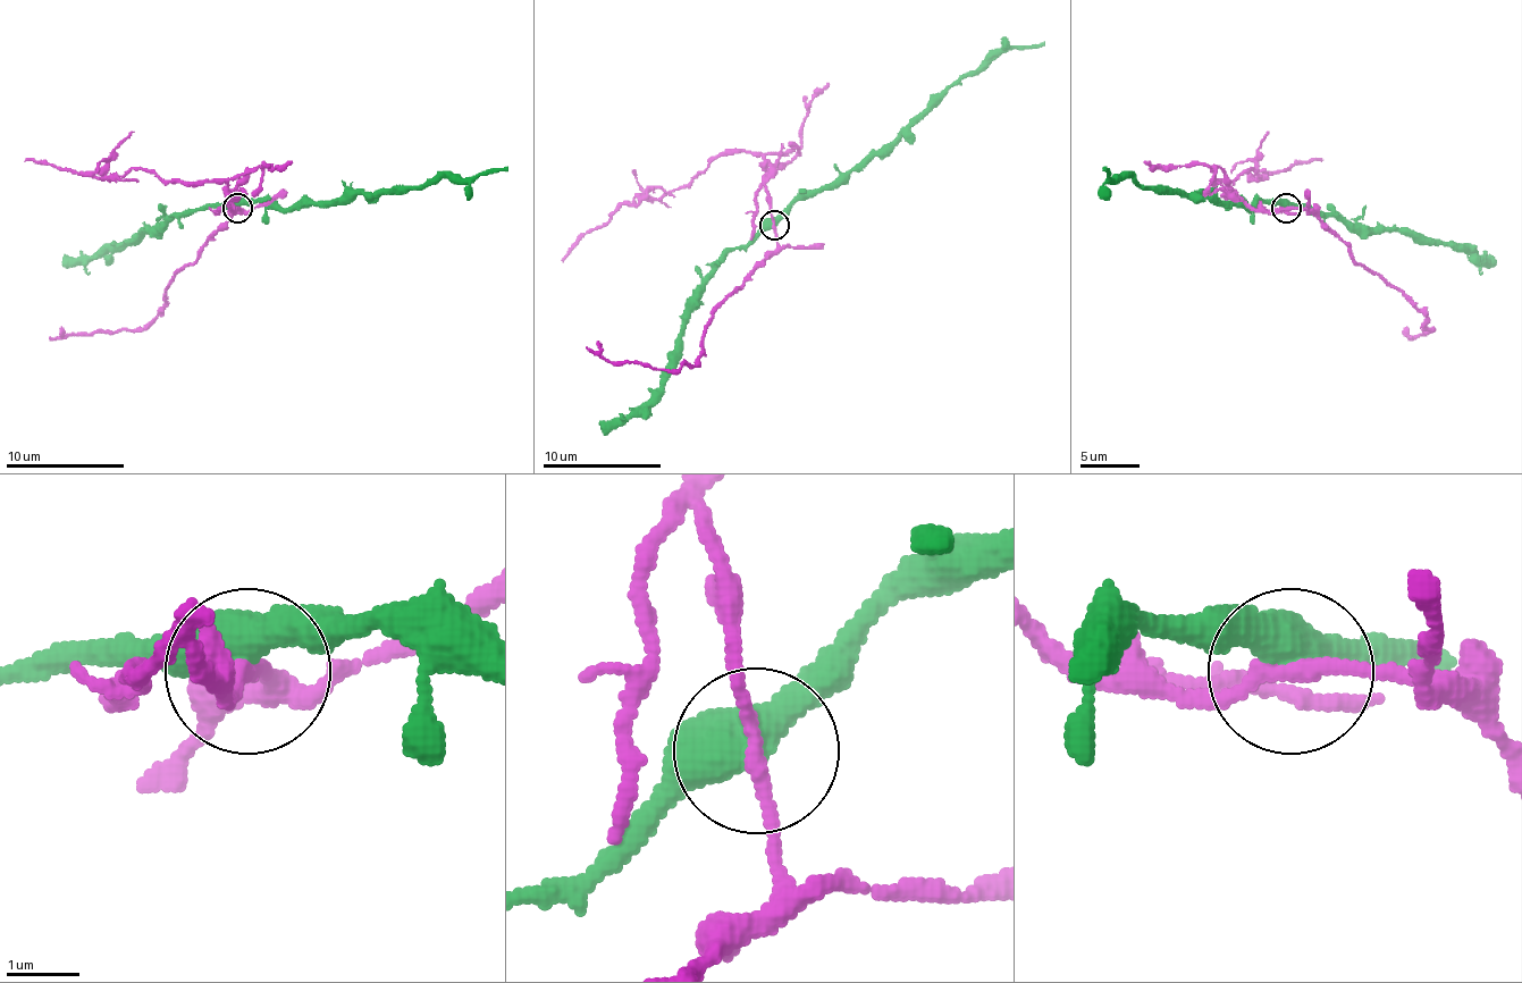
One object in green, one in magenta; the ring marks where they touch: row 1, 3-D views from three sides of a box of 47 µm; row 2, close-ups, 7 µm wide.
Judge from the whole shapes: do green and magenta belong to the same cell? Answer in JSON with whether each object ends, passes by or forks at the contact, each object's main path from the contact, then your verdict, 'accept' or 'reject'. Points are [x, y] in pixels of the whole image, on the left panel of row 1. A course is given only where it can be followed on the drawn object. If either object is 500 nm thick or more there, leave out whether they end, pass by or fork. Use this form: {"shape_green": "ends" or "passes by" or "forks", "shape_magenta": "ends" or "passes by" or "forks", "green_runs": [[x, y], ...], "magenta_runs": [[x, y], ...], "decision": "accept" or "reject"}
{"green_runs": [[235, 209], [258, 203], [300, 206], [344, 203], [355, 194], [403, 194], [444, 176], [465, 176], [506, 168]], "magenta_runs": [[237, 209], [235, 212], [228, 188], [223, 183], [167, 183], [140, 168], [123, 176], [87, 176], [25, 159]], "decision": "reject"}

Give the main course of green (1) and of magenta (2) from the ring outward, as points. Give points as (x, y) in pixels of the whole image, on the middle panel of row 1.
1: (772, 224), (795, 198), (837, 188), (881, 156), (951, 85), (981, 70), (1002, 50), (1043, 41)
2: (774, 224), (765, 161), (724, 150), (677, 188), (624, 203), (588, 229), (562, 262)

